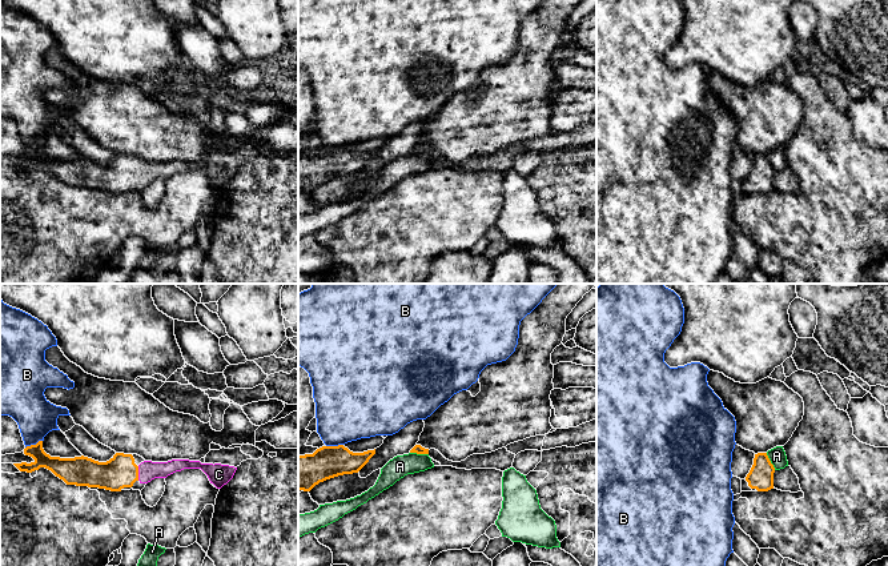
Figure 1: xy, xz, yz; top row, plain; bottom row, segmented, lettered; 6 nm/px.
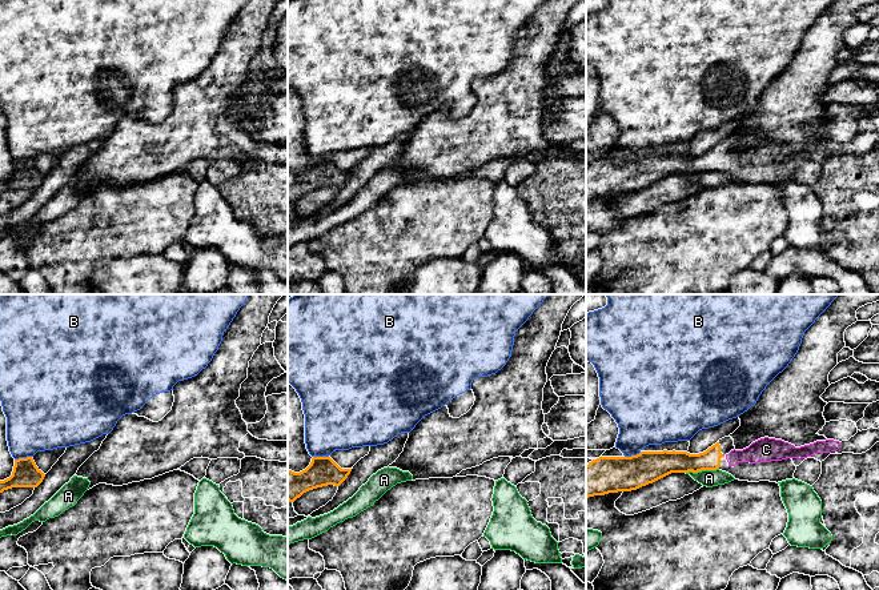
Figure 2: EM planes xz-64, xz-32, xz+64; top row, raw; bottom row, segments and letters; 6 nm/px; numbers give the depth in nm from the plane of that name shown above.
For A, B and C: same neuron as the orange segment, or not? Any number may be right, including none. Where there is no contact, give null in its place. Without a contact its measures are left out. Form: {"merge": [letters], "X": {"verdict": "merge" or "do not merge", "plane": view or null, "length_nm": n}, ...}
{"merge": ["C"], "A": {"verdict": "do not merge", "plane": "xz", "length_nm": 110}, "B": {"verdict": "do not merge", "plane": "xy", "length_nm": 120}, "C": {"verdict": "merge", "plane": "xy", "length_nm": 90}}

